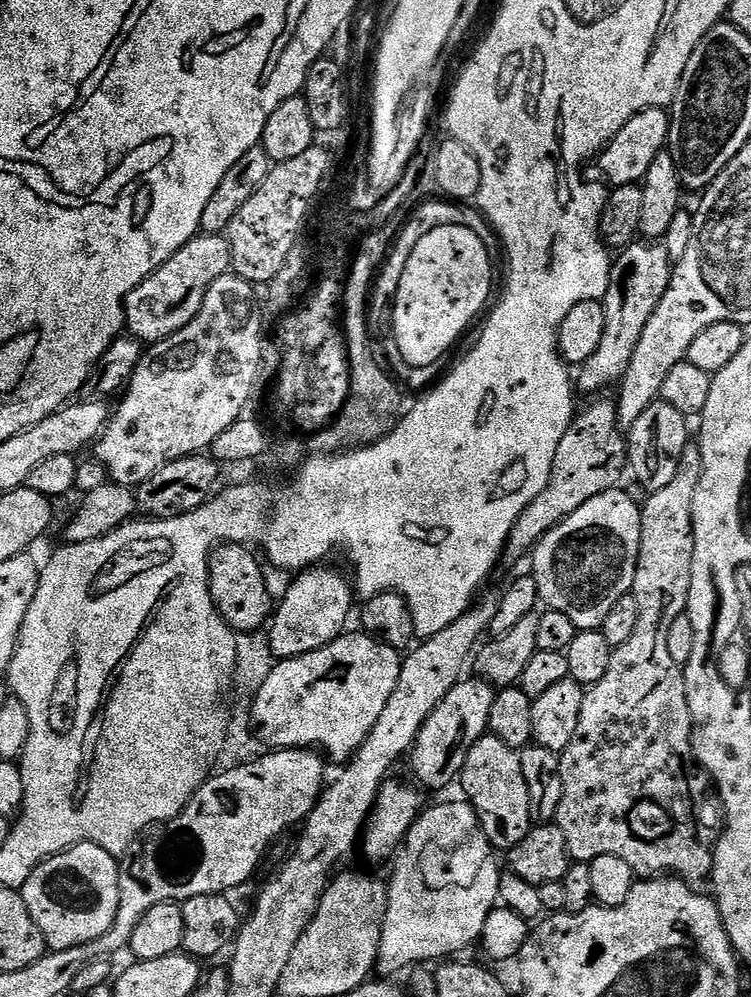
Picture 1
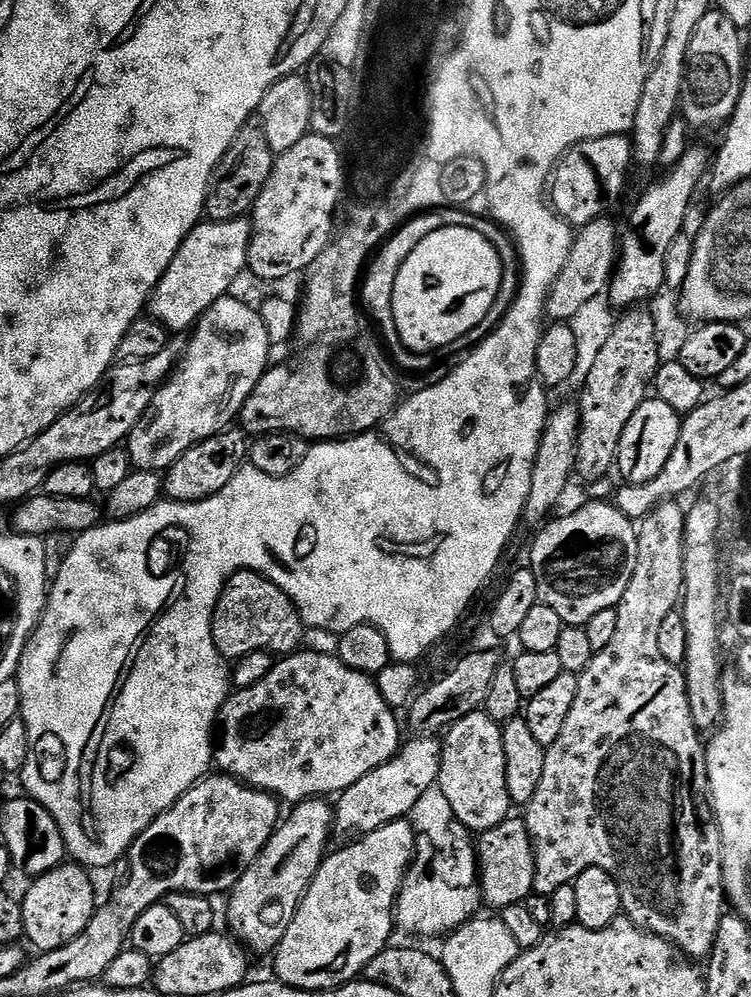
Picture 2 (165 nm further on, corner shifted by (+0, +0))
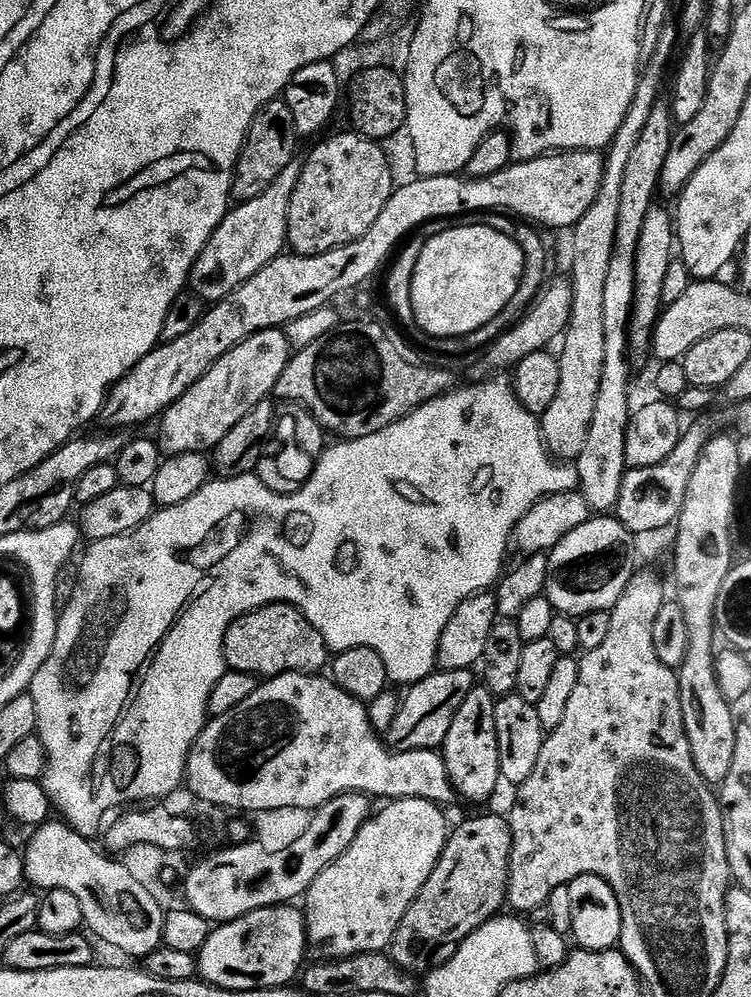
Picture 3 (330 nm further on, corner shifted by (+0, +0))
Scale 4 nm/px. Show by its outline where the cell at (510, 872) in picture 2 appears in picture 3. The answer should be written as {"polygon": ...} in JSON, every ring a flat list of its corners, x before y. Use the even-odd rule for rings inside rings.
{"polygon":[[503,815,476,816,473,820,462,821,457,828,455,825,444,841,444,849,432,872,420,891,411,897,395,925,396,937,392,940,393,950,390,952,392,959,401,968,411,969,415,948,436,944,451,932,458,931,467,920,474,919,487,906,492,891,505,883,511,852,512,836]]}

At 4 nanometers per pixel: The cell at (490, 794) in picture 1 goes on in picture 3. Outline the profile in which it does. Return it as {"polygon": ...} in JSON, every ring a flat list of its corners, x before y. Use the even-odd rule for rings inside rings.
{"polygon":[[484,686,473,687,456,708,442,741,444,765,452,779,452,787,468,800,490,799,496,792,496,783,502,780,494,710,493,693]]}

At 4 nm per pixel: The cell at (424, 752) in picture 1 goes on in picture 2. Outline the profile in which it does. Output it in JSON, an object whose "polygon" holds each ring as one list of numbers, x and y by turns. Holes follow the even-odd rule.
{"polygon":[[412,738,403,745,390,762,378,766,370,774,366,774,354,786,339,793,334,804,334,820,344,828,361,828,361,833,367,834,386,826,395,820,403,820,408,811,427,794,433,791,440,778,440,758,442,744,428,738]]}

